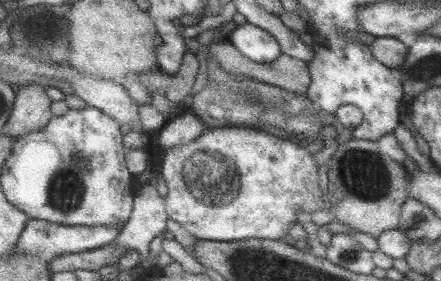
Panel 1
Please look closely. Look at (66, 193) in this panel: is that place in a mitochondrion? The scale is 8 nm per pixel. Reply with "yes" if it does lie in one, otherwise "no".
yes

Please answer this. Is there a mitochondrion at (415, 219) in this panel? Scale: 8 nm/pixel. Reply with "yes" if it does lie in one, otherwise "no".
yes

